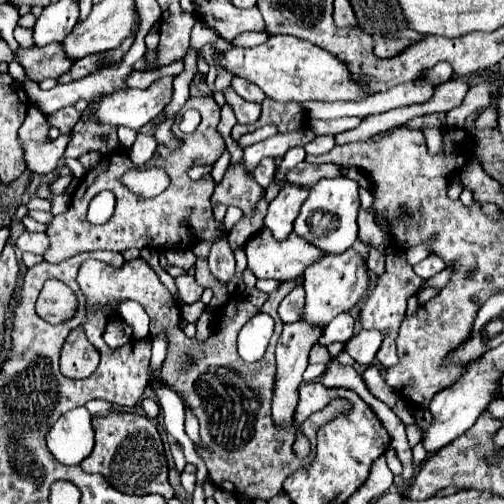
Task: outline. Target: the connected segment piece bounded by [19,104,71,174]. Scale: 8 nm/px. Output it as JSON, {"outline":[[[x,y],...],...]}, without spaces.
{"outline":[[[33,104],[27,108],[27,120],[19,128],[19,142],[23,144],[23,160],[29,172],[33,174],[49,174],[57,170],[59,160],[71,140],[71,134],[59,136],[57,140],[47,138],[47,122],[45,116],[35,110]]]}

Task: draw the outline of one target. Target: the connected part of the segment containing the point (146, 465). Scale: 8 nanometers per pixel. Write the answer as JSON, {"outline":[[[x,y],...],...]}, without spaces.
{"outline":[[[113,410],[105,418],[93,418],[95,448],[79,464],[85,472],[101,474],[115,490],[123,494],[159,494],[165,500],[173,498],[173,490],[167,480],[167,460],[159,432],[151,420],[139,414]]]}

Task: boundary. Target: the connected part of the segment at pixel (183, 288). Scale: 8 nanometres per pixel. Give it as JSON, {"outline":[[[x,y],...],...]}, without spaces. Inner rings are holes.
{"outline":[[[183,274],[183,276],[175,278],[175,284],[179,288],[179,298],[185,304],[195,304],[203,294],[203,286],[199,286],[191,274]]]}

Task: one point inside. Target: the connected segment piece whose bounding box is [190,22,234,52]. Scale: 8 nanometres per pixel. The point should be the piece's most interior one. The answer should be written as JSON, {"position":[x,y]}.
{"position":[201,35]}

